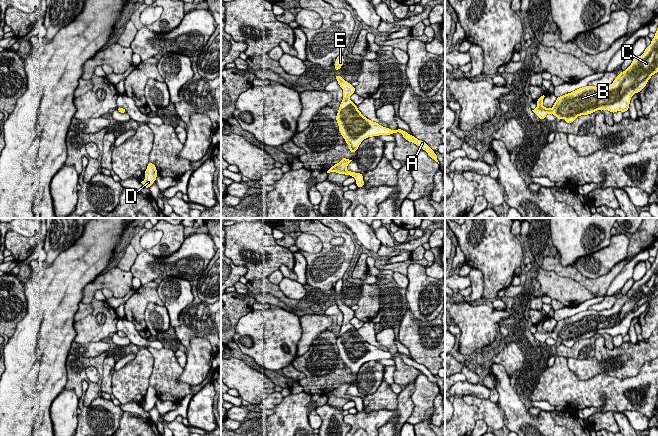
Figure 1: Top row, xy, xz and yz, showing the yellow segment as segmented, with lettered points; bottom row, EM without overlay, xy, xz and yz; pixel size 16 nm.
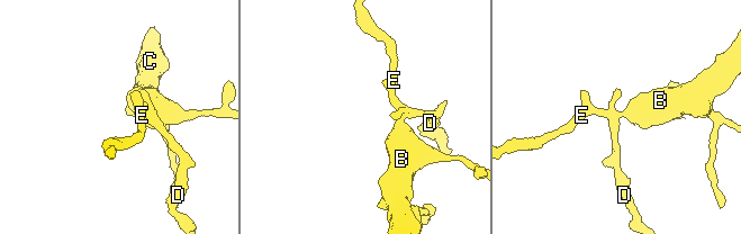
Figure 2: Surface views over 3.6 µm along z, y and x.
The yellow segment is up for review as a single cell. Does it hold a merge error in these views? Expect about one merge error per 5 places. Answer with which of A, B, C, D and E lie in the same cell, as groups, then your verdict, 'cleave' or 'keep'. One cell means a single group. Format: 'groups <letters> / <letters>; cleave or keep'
groups A B C D E; keep

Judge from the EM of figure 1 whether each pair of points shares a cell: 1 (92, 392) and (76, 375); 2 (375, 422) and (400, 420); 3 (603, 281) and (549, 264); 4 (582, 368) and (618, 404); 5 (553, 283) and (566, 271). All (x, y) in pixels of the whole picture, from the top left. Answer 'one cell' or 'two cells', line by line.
1: one cell
2: one cell
3: one cell
4: two cells
5: two cells

